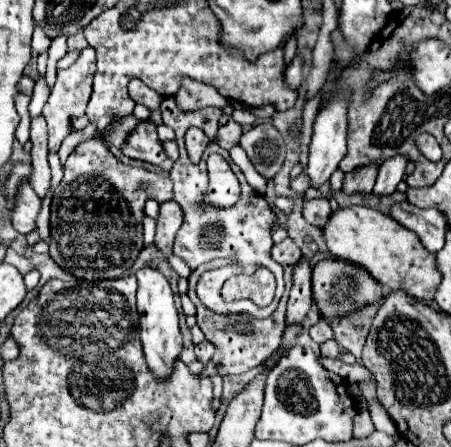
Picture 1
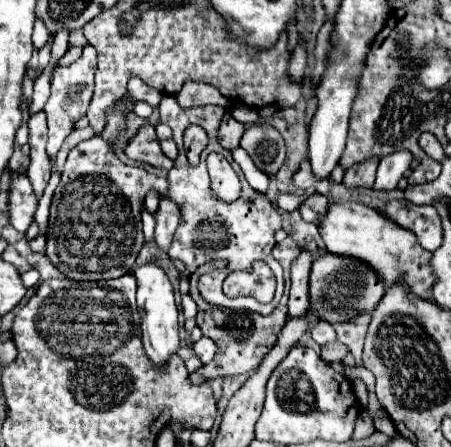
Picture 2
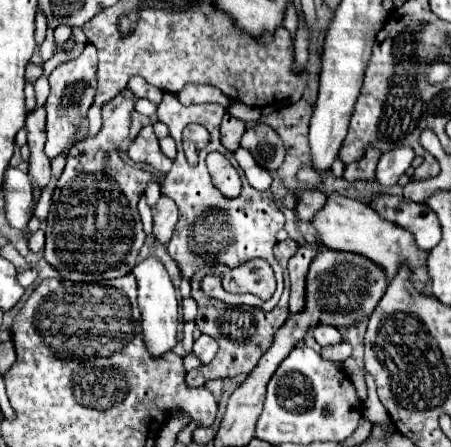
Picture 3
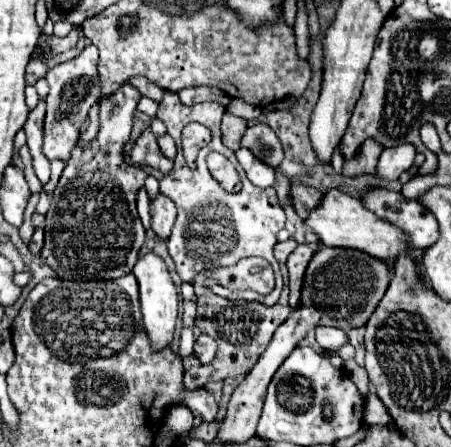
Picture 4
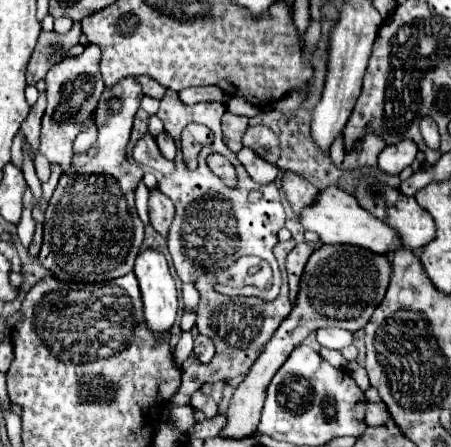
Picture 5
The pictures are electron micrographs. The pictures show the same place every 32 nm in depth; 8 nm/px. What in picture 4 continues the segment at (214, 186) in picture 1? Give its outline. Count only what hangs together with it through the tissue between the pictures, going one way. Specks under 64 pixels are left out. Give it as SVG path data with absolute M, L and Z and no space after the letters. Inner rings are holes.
M210 152L206 156L206 162L208 162L208 168L210 168L210 174L214 176L216 182L220 182L222 190L226 190L230 194L240 192L238 172L236 172L236 168L220 152Z

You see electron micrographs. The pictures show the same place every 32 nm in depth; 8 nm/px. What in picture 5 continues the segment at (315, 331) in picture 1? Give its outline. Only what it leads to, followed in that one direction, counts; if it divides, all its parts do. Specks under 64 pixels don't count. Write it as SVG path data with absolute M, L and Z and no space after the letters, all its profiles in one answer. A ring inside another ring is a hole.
M320 328L316 332L316 338L318 338L320 346L332 348L332 350L342 350L344 346L352 344L352 334L348 330L340 330L340 328Z

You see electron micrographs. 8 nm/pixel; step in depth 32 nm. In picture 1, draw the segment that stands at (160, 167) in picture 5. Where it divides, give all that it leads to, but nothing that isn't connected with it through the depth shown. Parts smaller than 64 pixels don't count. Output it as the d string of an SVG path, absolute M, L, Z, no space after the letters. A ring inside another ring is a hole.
M150 120L140 122L126 138L126 142L122 144L122 152L128 158L136 158L136 160L144 160L150 162L154 166L160 166L164 170L172 168L172 160L166 156L162 142L158 140L156 134L156 124Z

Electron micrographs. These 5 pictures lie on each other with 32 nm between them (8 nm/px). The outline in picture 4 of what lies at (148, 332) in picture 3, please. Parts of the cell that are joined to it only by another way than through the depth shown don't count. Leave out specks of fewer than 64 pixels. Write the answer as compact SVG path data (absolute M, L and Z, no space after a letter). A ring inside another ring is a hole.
M146 254L142 256L132 274L138 280L140 286L140 308L142 308L142 318L144 318L144 332L148 334L150 346L154 352L160 352L168 348L174 340L174 328L176 328L176 316L178 316L178 294L176 286L166 270L166 264L160 256L156 254Z

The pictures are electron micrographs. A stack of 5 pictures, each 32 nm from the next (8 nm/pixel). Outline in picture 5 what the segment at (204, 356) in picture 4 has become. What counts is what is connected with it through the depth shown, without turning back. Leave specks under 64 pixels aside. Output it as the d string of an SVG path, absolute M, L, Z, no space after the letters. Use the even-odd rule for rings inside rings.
M196 336L194 340L194 356L202 362L202 364L208 364L214 356L214 342L208 338L208 336Z

